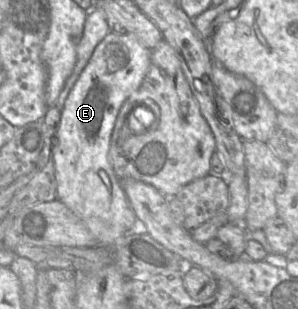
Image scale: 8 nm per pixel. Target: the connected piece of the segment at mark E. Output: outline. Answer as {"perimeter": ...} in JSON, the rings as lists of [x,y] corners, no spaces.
{"perimeter":[[[109,32],[101,42],[96,46],[90,60],[83,68],[81,74],[73,85],[71,91],[69,92],[63,109],[61,111],[60,125],[56,134],[56,143],[52,151],[53,165],[55,169],[55,179],[56,179],[56,199],[61,201],[66,207],[73,211],[79,218],[83,220],[93,237],[96,241],[96,246],[112,246],[115,242],[125,236],[127,232],[132,228],[136,221],[136,216],[132,210],[126,195],[121,187],[121,179],[119,179],[111,165],[109,159],[109,146],[111,134],[115,124],[115,120],[119,109],[121,108],[124,101],[134,93],[142,84],[146,73],[149,69],[151,61],[151,49],[142,45],[139,40],[133,34],[117,34]]]}

